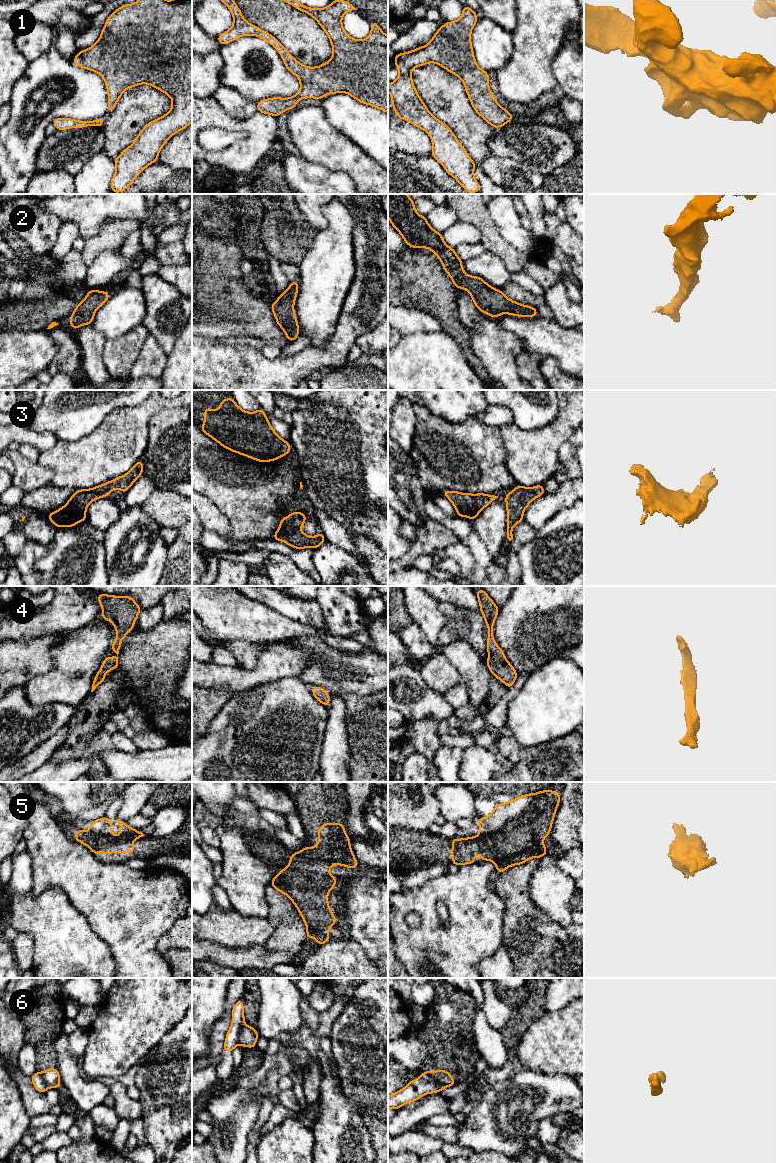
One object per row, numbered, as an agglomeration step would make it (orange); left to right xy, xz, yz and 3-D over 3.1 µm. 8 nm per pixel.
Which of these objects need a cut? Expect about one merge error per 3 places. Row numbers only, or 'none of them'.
6

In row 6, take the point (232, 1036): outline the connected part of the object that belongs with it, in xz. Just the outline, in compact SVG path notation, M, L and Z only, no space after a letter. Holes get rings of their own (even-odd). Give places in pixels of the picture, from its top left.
M240 999L232 1009L232 1023L226 1034L223 1051L232 1052L238 1045L241 1029L245 1025L244 1017L243 1000Z

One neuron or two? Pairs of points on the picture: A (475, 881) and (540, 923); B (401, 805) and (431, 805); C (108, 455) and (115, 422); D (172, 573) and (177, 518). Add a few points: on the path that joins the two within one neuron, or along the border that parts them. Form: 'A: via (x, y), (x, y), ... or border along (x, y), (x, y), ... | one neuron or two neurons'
A: border along (493, 889), (504, 903), (503, 919) | two neurons
B: via (408, 806), (413, 810), (424, 805) | one neuron
C: via (116, 447), (120, 443), (120, 430) | one neuron
D: via (181, 559), (181, 532) | one neuron

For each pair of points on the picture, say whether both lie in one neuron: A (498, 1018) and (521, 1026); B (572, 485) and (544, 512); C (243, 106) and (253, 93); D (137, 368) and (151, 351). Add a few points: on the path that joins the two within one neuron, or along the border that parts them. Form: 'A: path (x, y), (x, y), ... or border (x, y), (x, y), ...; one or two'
A: border (504, 998), (510, 1007), (511, 1016), (499, 1031); two
B: path (565, 492), (551, 505); one
C: border (227, 88), (234, 89), (245, 98), (256, 103); two
D: path (141, 364), (150, 355); one

